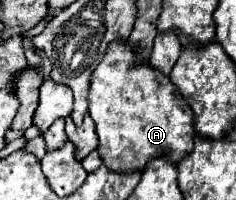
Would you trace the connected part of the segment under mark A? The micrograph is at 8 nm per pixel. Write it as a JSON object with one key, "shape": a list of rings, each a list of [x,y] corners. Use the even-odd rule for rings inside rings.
{"shape":[[[116,40],[104,60],[92,72],[90,116],[96,122],[98,154],[112,172],[144,172],[152,158],[168,158],[178,164],[194,148],[194,124],[190,106],[178,96],[172,80],[150,68],[148,62],[134,64],[134,48]],[[130,152],[134,158],[122,158]]]}

